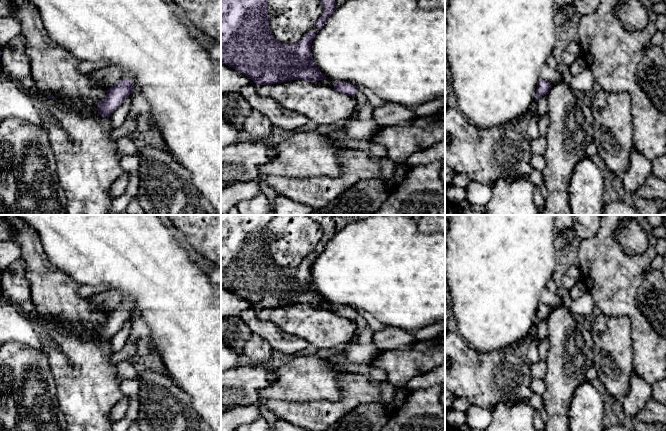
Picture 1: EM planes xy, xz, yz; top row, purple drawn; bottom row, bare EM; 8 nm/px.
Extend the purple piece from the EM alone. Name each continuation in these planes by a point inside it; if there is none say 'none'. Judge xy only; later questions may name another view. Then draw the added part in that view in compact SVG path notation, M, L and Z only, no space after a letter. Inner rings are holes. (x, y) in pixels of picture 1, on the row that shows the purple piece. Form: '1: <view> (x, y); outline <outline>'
1: xy (107, 76); outline M107 66L98 70L94 70L88 76L102 84L108 91L112 85L119 82L121 79L130 79L134 81L132 75L118 66Z

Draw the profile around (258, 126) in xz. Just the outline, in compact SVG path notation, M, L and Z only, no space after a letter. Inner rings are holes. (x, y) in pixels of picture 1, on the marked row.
M252 109L244 123L244 135L253 139L264 140L267 139L273 128L274 125L266 115Z

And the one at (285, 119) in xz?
M252 83L240 90L240 94L246 99L252 109L256 109L266 115L271 123L285 131L294 131L310 121L297 112L285 109L279 102L271 98L260 97L257 94L258 85Z

